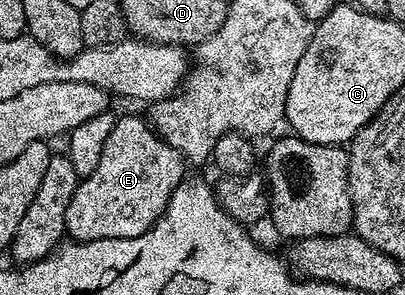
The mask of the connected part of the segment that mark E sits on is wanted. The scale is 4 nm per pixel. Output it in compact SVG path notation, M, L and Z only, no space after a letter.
M120 115L109 134L109 139L105 142L105 150L101 150L101 162L97 162L97 170L80 179L73 194L73 202L69 202L65 210L66 235L72 241L82 242L109 238L137 238L145 234L169 206L169 198L175 187L183 183L183 167L183 155L173 150L169 142L162 140L144 117L142 120L139 116Z

